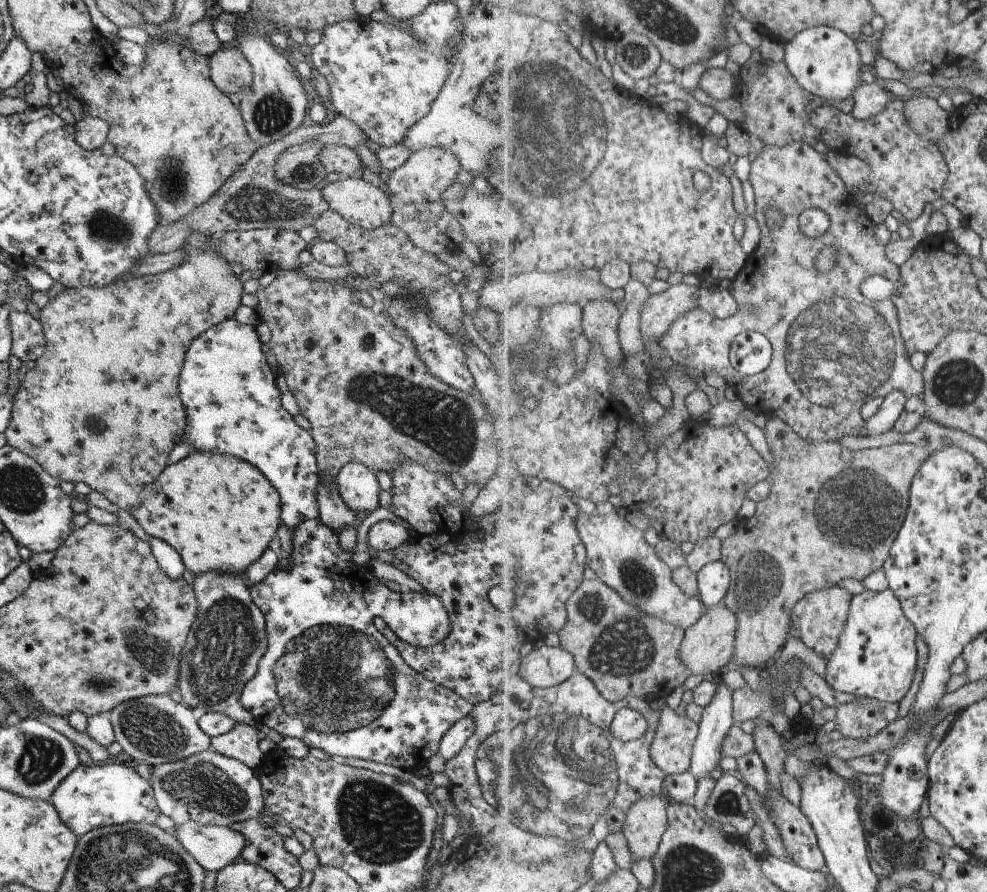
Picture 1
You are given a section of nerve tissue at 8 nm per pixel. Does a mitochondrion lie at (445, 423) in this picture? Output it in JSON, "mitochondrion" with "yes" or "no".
{"mitochondrion":"yes"}

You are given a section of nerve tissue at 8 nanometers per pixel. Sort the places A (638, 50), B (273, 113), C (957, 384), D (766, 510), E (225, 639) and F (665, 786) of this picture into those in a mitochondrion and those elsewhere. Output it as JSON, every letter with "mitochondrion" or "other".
{"A":"mitochondrion","B":"mitochondrion","C":"mitochondrion","D":"other","E":"mitochondrion","F":"other"}

